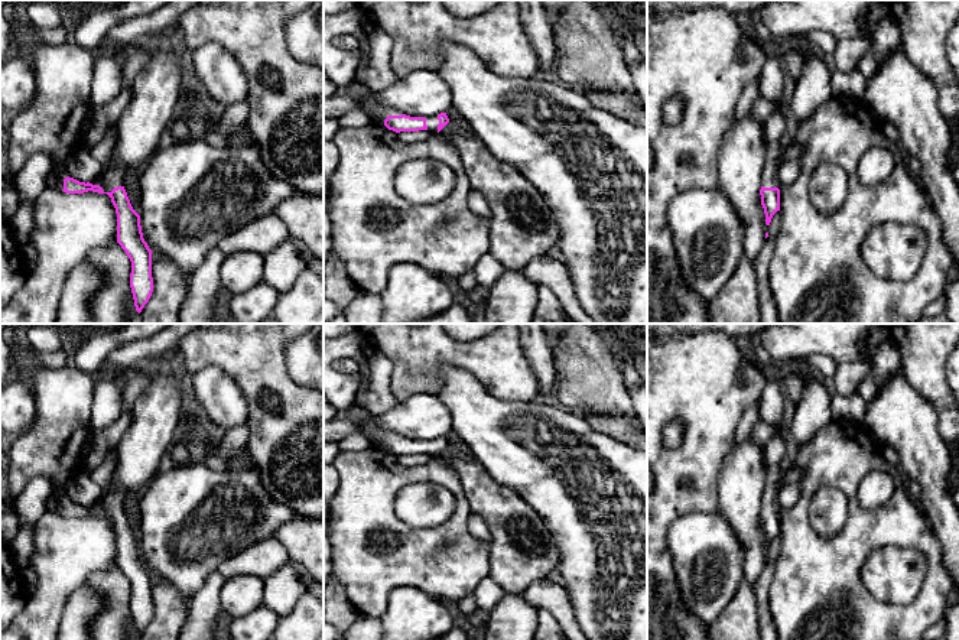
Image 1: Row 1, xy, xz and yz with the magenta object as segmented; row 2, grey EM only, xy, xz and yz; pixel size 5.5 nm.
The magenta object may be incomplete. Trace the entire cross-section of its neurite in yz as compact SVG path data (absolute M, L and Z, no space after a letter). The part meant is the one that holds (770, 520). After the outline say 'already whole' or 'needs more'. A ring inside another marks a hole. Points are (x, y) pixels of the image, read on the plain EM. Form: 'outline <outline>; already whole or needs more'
outline M771 379L763 387L757 400L760 419L777 428L777 433L765 444L767 480L760 513L765 548L770 549L773 539L780 535L780 513L776 510L777 481L783 475L780 462L786 457L786 444L781 436L784 400L780 386Z; needs more

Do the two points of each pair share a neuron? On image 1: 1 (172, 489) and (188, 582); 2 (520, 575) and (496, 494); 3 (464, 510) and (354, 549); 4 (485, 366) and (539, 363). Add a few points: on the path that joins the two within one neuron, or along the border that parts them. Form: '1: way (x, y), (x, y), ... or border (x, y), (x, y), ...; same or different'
1: way (172, 513), (172, 520), (162, 532), (165, 561); same
2: way (519, 555), (507, 543), (501, 528), (501, 515); same
3: way (439, 539), (423, 555), (383, 555); same
4: border (519, 338), (540, 395); different

